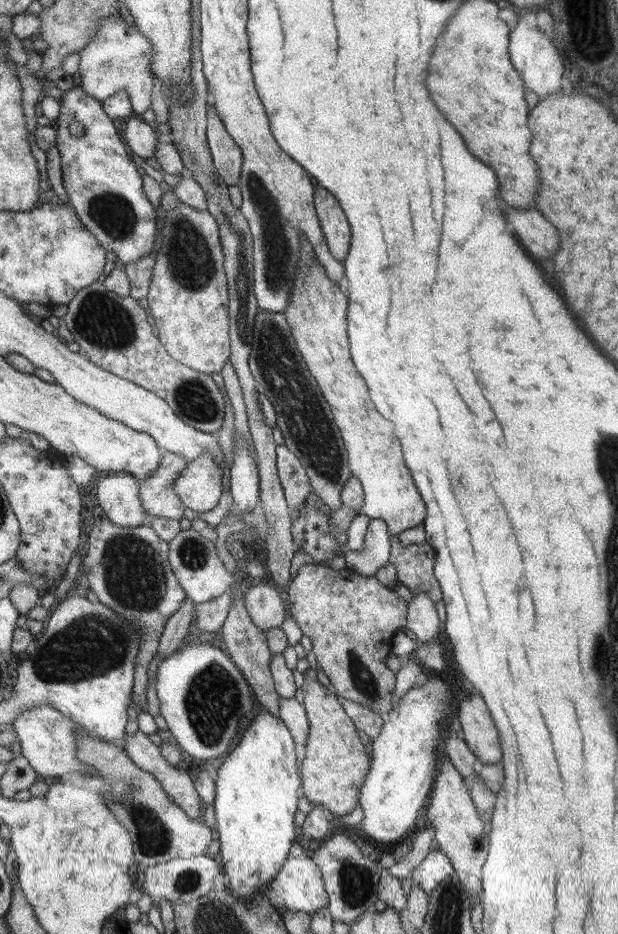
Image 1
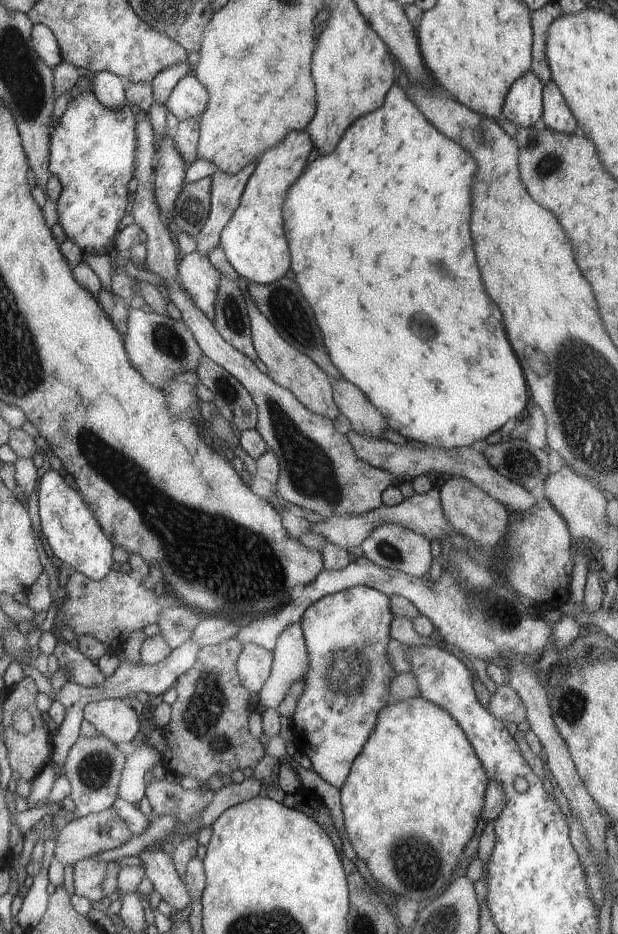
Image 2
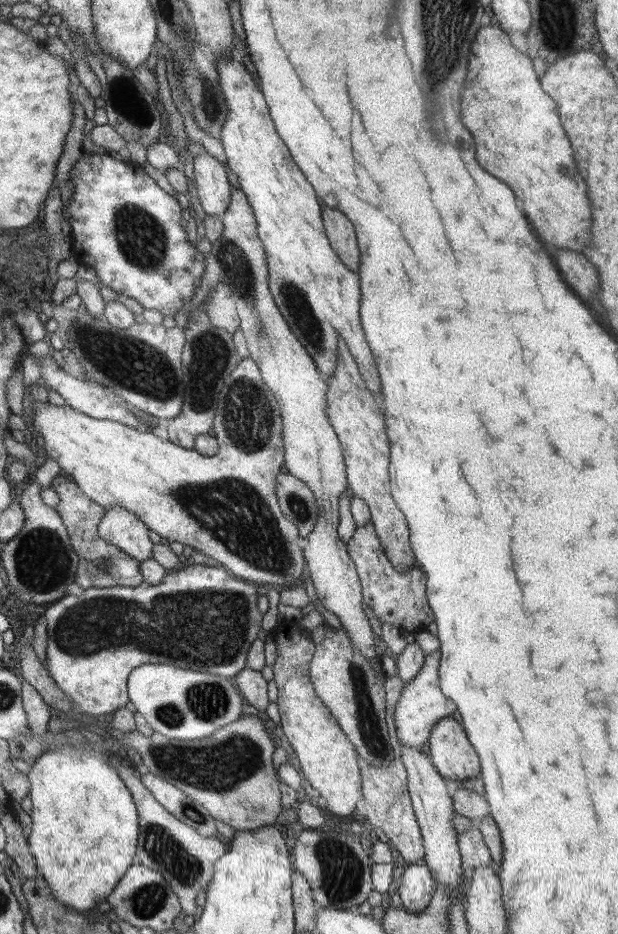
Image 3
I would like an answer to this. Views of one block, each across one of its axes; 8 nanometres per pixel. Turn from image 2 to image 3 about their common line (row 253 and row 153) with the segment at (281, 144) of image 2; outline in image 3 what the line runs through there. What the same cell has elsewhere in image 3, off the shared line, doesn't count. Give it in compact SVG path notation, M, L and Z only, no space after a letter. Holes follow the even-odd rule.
M219 57L215 61L215 66L217 66L219 88L223 92L223 98L225 98L225 104L229 110L227 119L221 127L220 138L223 153L227 159L225 165L233 174L236 174L239 190L245 194L248 200L247 204L253 212L257 224L257 238L265 250L265 262L267 274L269 274L267 275L267 287L278 311L285 319L293 336L305 348L309 357L313 359L315 367L325 381L333 375L333 369L337 365L336 342L337 336L341 336L357 365L365 386L373 396L379 395L382 398L379 374L361 328L359 316L361 294L357 273L345 268L335 251L330 247L322 224L321 206L317 203L318 198L316 194L313 194L312 186L293 162L287 148L276 133L263 93L255 84L251 74L242 63L231 59L231 57Z

